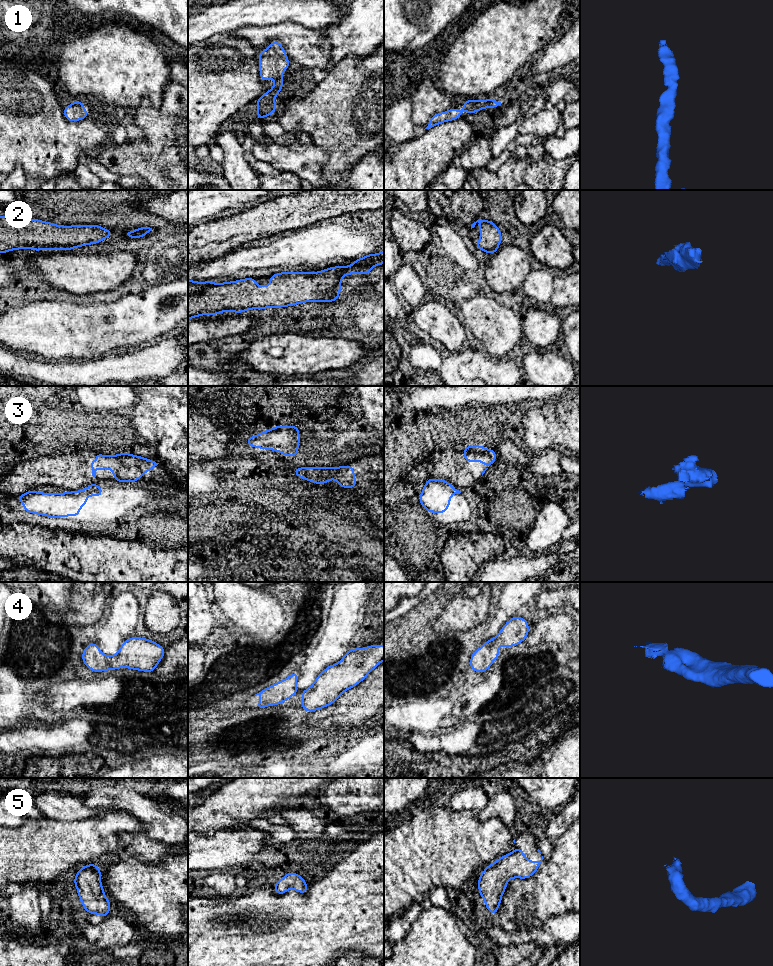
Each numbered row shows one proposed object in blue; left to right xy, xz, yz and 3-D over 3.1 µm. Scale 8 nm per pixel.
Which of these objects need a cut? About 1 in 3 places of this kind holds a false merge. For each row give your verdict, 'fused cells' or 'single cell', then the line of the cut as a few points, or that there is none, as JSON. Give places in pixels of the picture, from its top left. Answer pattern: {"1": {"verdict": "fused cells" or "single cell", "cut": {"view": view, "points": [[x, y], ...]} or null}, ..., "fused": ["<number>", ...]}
{"1": {"verdict": "single cell", "cut": null}, "2": {"verdict": "single cell", "cut": null}, "3": {"verdict": "fused cells", "cut": {"view": "xy", "points": [[93, 483], [90, 486]]}}, "4": {"verdict": "single cell", "cut": null}, "5": {"verdict": "single cell", "cut": null}, "fused": ["3"]}

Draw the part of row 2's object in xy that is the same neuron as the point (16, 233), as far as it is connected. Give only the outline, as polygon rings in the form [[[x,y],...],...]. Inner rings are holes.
[[[0,216],[0,253],[22,248],[38,250],[67,250],[89,244],[100,243],[103,239],[112,237],[113,232],[100,225],[72,225],[62,226],[38,219],[20,216]]]

